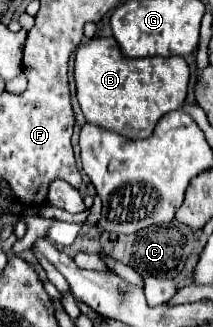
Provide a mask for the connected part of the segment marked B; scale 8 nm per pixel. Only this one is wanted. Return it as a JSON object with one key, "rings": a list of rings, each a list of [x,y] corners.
{"rings":[[[97,37],[77,49],[73,75],[77,101],[89,123],[129,139],[145,139],[151,137],[157,121],[165,113],[183,105],[191,71],[183,57],[127,59],[119,53],[113,37]]]}

